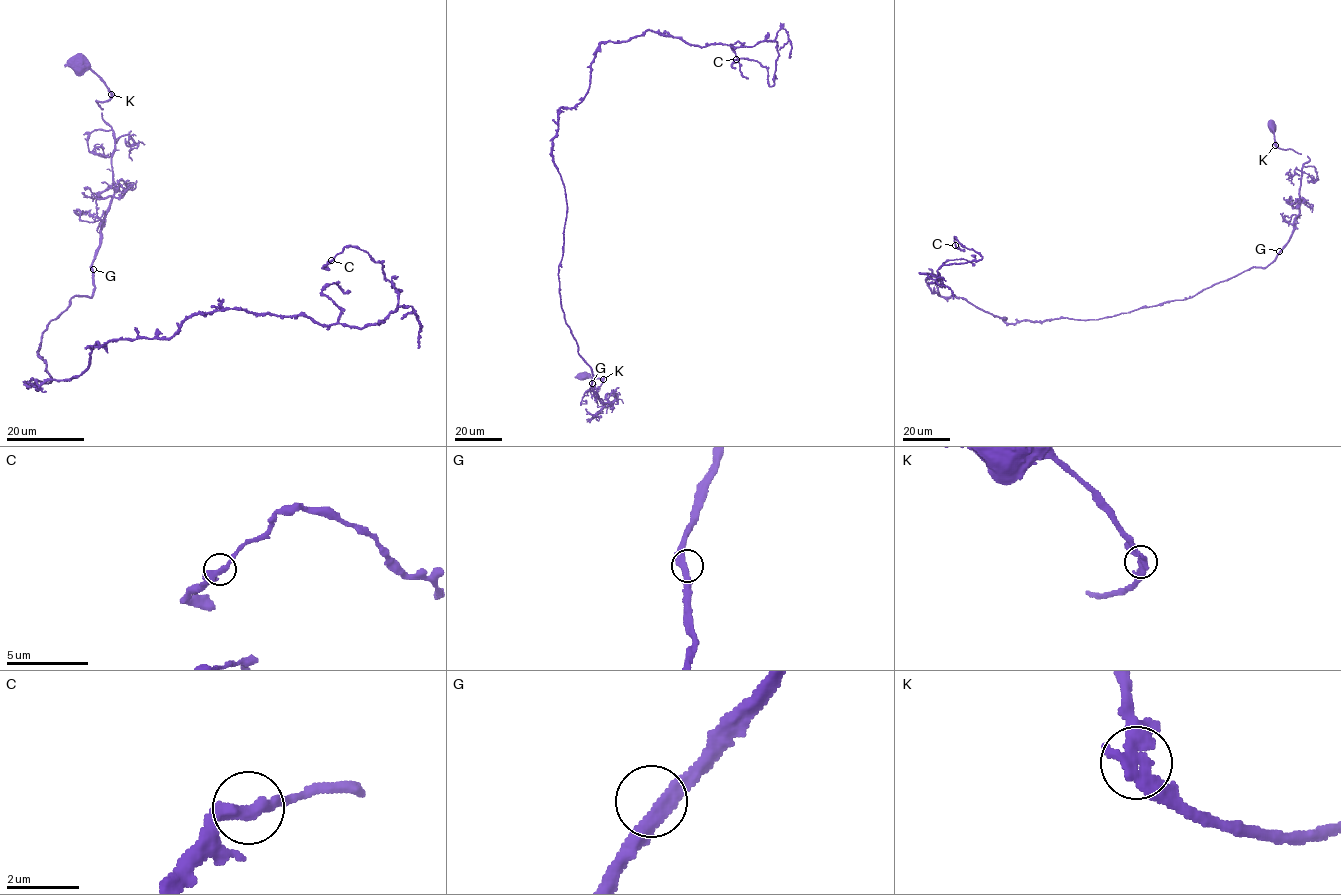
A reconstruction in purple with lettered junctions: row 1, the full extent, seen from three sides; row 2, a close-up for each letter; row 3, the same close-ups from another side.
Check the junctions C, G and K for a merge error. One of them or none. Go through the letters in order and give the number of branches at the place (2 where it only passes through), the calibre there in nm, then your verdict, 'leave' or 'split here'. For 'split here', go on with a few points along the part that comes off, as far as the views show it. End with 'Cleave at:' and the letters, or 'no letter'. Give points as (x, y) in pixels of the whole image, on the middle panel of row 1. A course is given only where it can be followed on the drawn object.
C: branches 2; calibre 360 nm; leave
G: branches 2; calibre 360 nm; leave
K: branches 2; calibre 360 nm; leave
Cleave at: no letter

